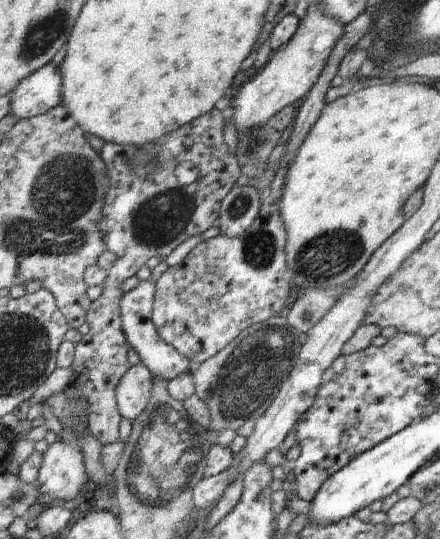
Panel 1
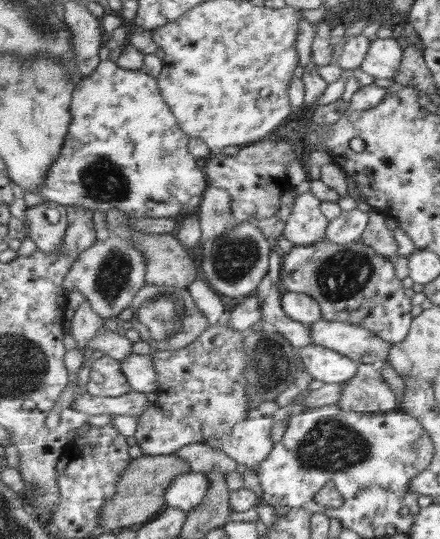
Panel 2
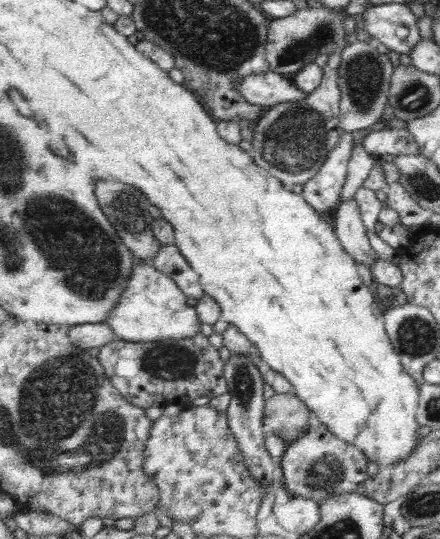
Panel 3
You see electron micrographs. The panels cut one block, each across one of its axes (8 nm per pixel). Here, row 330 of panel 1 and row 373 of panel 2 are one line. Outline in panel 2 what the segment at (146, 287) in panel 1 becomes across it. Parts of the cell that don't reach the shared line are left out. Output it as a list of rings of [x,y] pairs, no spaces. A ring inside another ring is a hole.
[[[131,354],[123,364],[123,372],[127,376],[129,386],[133,392],[159,392],[159,370],[153,360],[153,356],[143,356],[143,354]]]

